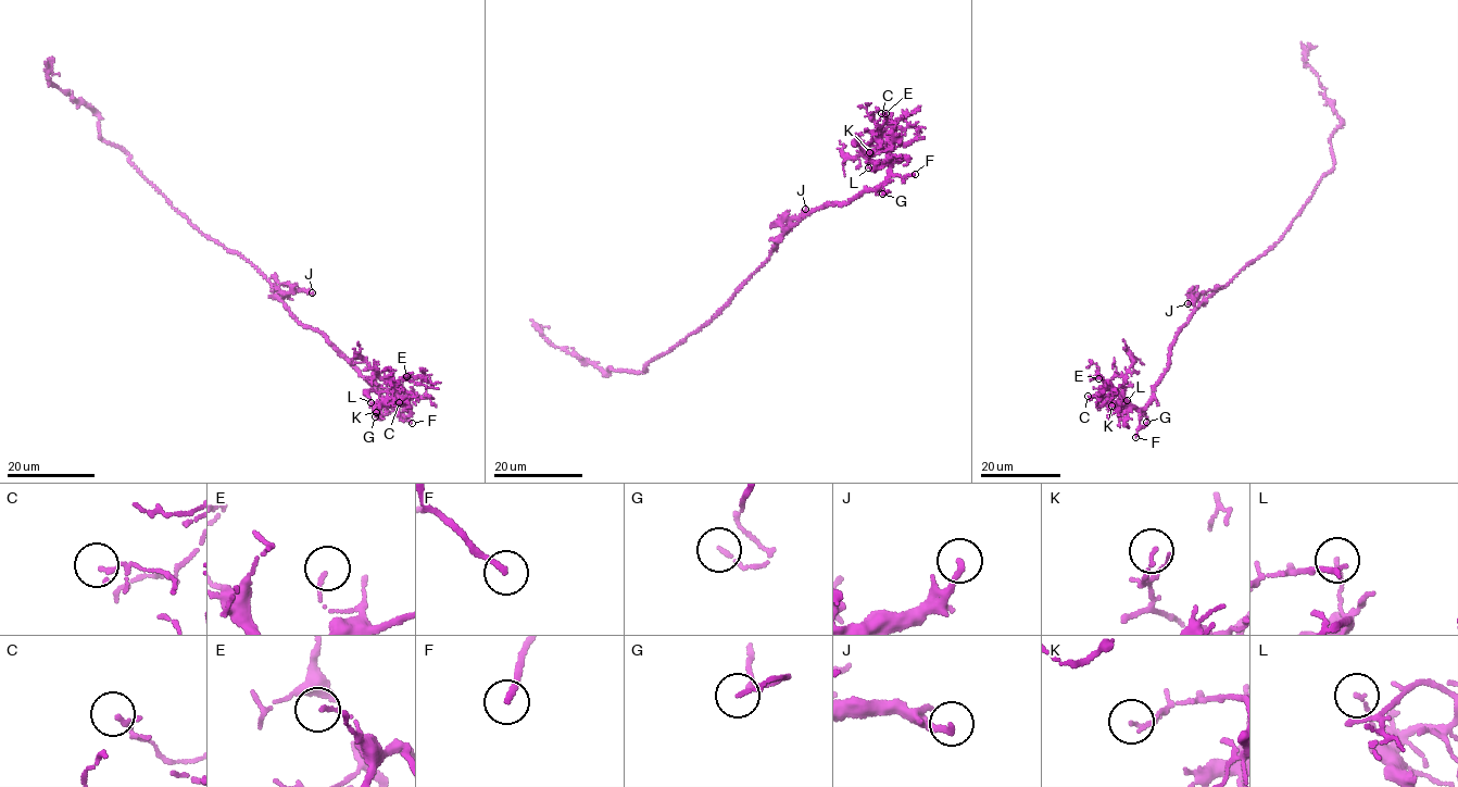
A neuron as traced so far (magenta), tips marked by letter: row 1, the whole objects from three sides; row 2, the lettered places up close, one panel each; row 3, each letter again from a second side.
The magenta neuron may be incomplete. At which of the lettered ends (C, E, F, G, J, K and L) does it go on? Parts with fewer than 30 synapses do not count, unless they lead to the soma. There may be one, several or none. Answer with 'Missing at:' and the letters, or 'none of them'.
Missing at: F

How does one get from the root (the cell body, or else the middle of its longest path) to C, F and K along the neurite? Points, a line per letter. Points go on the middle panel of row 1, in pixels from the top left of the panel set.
C: (742, 284), (787, 228), (883, 183), (888, 134), (896, 120), (881, 113)
F: (742, 284), (766, 261), (783, 232), (808, 213), (841, 204), (891, 176), (915, 174)
K: (742, 284), (766, 261), (787, 228), (808, 213), (841, 204), (883, 183), (891, 164), (875, 163), (869, 152)

